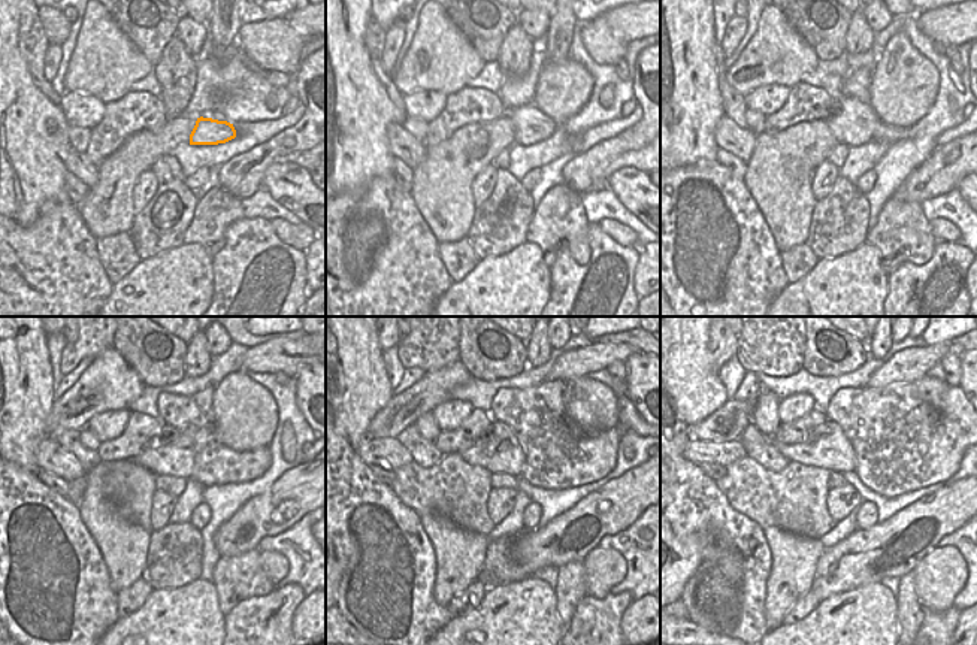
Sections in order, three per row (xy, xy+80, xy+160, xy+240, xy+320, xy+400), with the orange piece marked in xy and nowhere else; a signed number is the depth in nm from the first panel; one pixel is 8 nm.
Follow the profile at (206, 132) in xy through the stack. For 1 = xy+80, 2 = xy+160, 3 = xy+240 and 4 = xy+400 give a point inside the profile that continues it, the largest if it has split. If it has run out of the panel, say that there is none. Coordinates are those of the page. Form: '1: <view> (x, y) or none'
1: xy+80 (532, 126)
2: xy+160 (855, 123)
3: xy+240 (177, 459)
4: xy+400 (826, 445)

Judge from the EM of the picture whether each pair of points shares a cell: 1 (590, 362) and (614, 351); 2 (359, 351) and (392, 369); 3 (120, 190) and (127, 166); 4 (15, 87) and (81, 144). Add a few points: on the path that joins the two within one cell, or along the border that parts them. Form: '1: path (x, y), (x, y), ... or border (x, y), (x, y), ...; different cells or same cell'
1: path (596, 356), (608, 353); same cell
2: border (381, 351), (384, 371), (392, 388); different cells
3: path (120, 184), (121, 172); same cell
4: border (67, 127), (69, 145); different cells

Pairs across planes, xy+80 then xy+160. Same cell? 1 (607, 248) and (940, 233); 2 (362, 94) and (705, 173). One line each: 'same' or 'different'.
1: different
2: different

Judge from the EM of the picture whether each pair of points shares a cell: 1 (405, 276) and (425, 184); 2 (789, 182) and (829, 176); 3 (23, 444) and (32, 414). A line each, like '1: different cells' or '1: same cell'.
1: different cells
2: different cells
3: same cell

